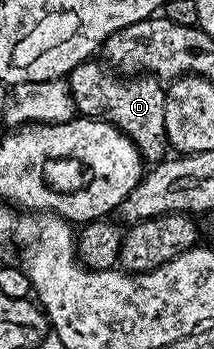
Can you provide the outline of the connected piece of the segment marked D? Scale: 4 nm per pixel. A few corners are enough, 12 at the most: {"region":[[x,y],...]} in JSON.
{"region":[[89,58],[66,79],[81,117],[107,120],[145,161],[169,155],[157,77]]}

